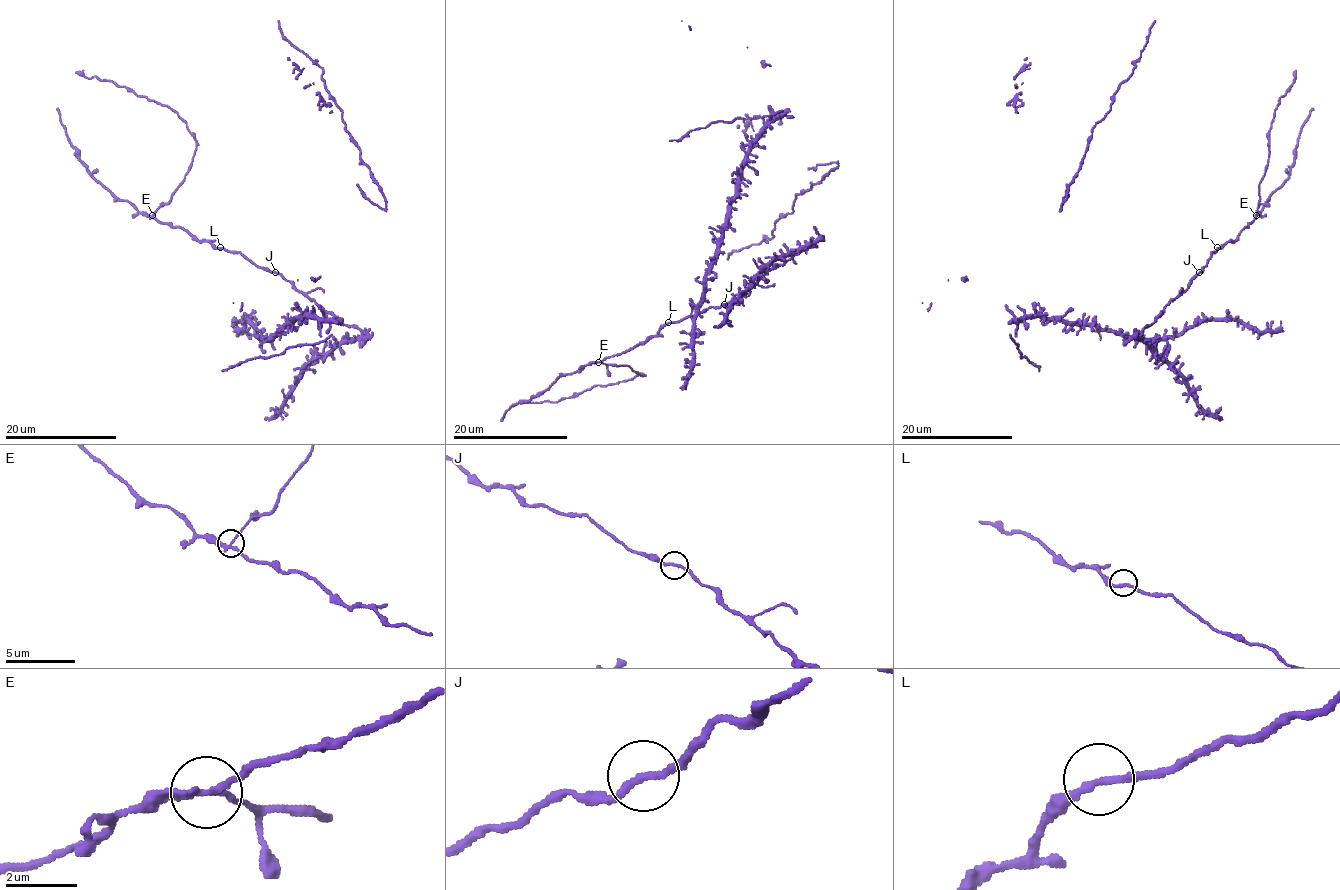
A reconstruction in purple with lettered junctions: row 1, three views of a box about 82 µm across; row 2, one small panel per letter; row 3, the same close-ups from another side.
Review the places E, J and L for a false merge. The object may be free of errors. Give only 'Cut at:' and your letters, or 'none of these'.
Cut at: E

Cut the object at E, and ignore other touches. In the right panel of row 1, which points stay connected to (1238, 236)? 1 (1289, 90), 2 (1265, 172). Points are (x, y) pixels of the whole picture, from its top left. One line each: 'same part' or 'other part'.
1: other part
2: other part

